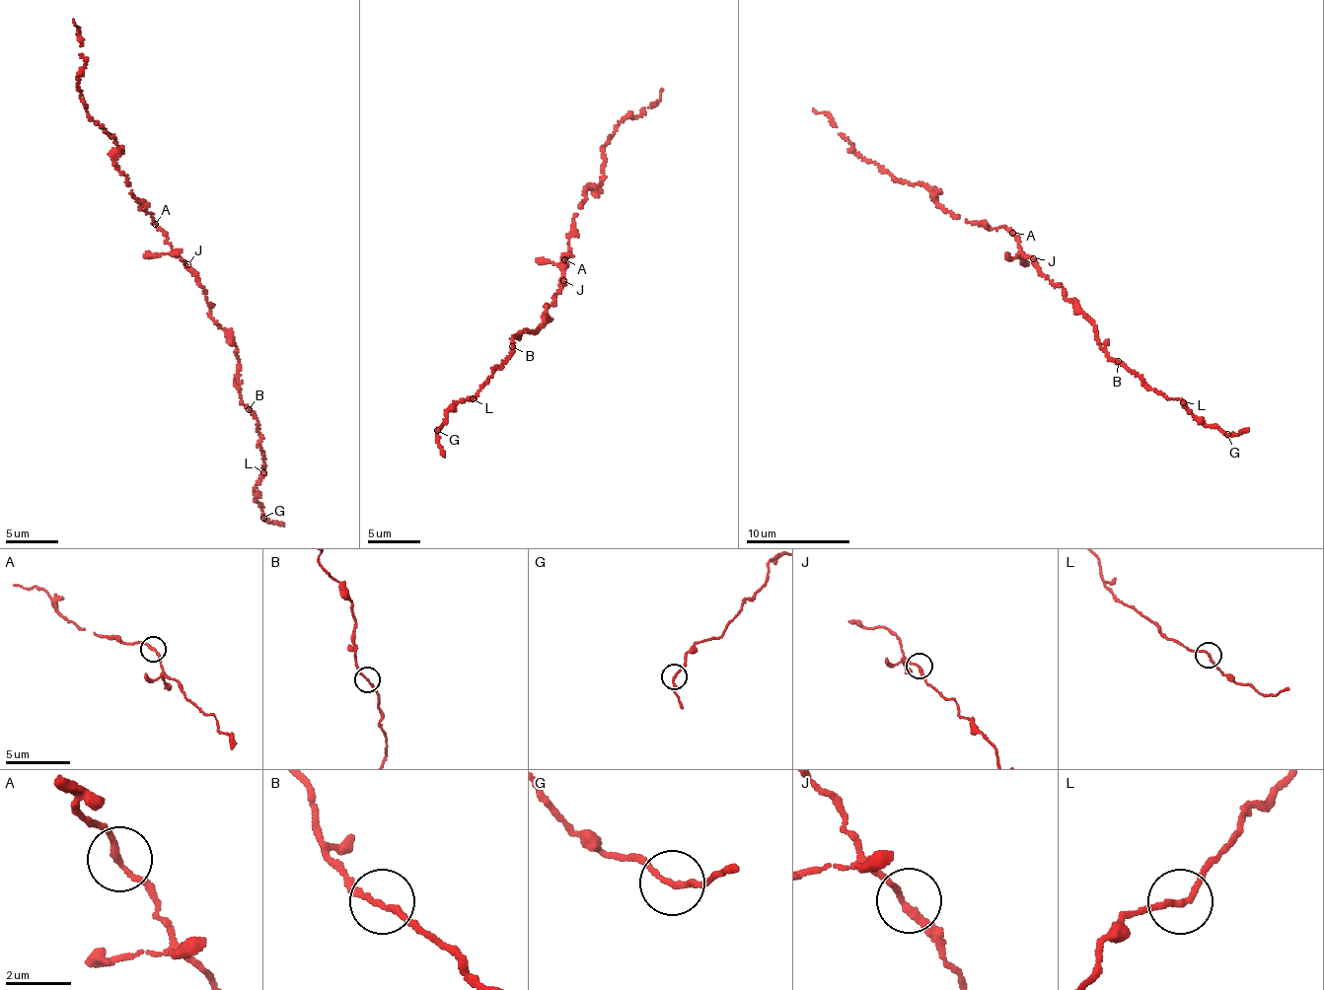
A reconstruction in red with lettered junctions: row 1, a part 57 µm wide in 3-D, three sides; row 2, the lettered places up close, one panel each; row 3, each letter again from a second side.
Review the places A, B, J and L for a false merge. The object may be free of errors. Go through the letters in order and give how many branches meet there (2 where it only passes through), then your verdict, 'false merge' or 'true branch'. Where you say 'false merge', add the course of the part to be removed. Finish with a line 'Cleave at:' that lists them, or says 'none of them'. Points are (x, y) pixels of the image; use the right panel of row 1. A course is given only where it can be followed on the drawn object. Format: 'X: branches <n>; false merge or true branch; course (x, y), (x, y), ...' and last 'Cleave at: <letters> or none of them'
A: branches 2; true branch
B: branches 2; true branch
J: branches 2; true branch
L: branches 2; true branch
Cleave at: none of them

